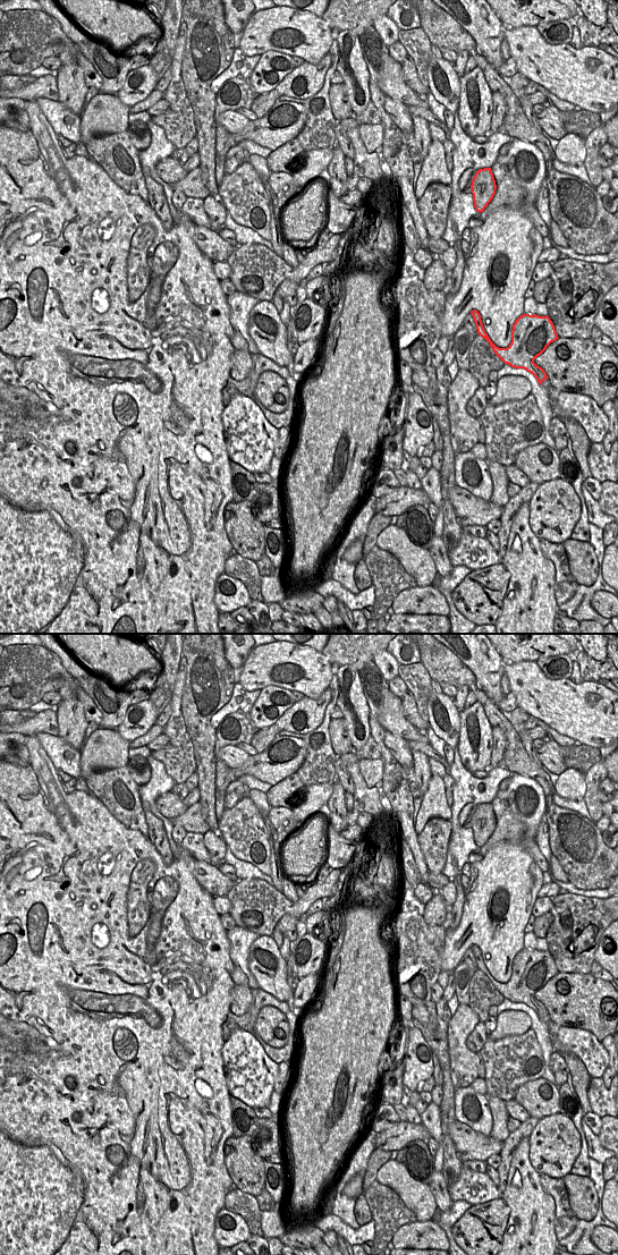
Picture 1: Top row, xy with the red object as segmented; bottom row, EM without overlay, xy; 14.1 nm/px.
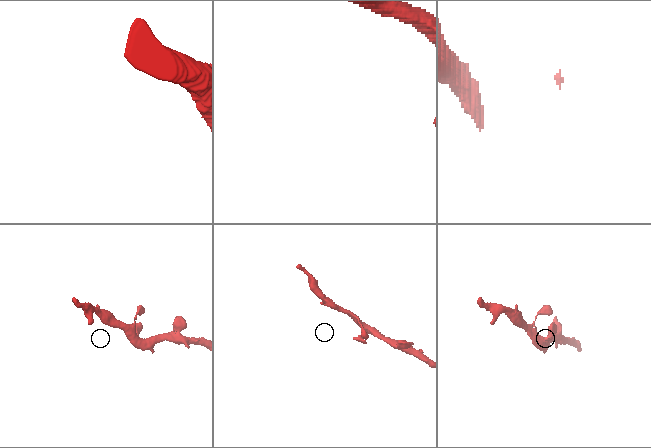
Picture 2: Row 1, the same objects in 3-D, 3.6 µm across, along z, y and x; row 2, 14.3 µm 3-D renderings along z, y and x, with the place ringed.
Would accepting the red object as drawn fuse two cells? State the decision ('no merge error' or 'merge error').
no merge error

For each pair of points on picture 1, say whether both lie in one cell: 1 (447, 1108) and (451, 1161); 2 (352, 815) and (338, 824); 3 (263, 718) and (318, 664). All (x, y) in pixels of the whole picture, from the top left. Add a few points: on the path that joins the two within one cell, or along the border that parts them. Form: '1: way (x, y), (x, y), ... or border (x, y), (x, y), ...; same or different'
1: way (445, 1121), (446, 1139), (449, 1147); same
2: border (348, 812), (346, 824); different
3: border (264, 686), (280, 686), (291, 692); different

